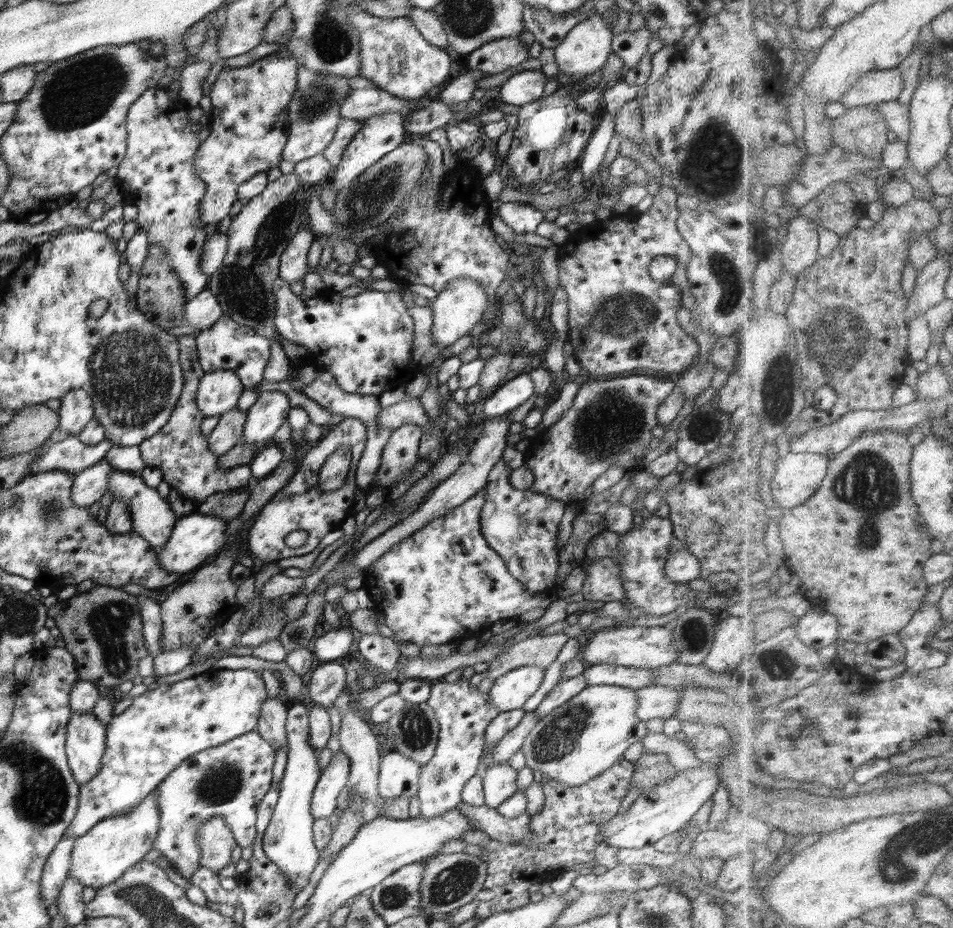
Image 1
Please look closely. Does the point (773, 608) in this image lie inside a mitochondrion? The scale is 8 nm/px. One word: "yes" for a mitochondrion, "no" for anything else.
no

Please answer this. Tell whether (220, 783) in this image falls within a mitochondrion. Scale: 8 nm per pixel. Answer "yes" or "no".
yes

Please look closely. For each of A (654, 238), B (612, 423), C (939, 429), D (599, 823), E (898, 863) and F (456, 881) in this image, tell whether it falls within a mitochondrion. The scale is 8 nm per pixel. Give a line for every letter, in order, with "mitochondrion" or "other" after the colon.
A: other
B: mitochondrion
C: other
D: other
E: mitochondrion
F: mitochondrion

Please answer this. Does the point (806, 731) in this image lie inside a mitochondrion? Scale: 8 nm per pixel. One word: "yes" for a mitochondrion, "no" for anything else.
yes

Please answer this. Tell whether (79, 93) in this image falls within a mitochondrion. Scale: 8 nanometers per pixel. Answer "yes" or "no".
yes

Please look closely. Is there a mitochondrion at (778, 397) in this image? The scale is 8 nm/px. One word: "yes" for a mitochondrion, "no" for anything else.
yes

